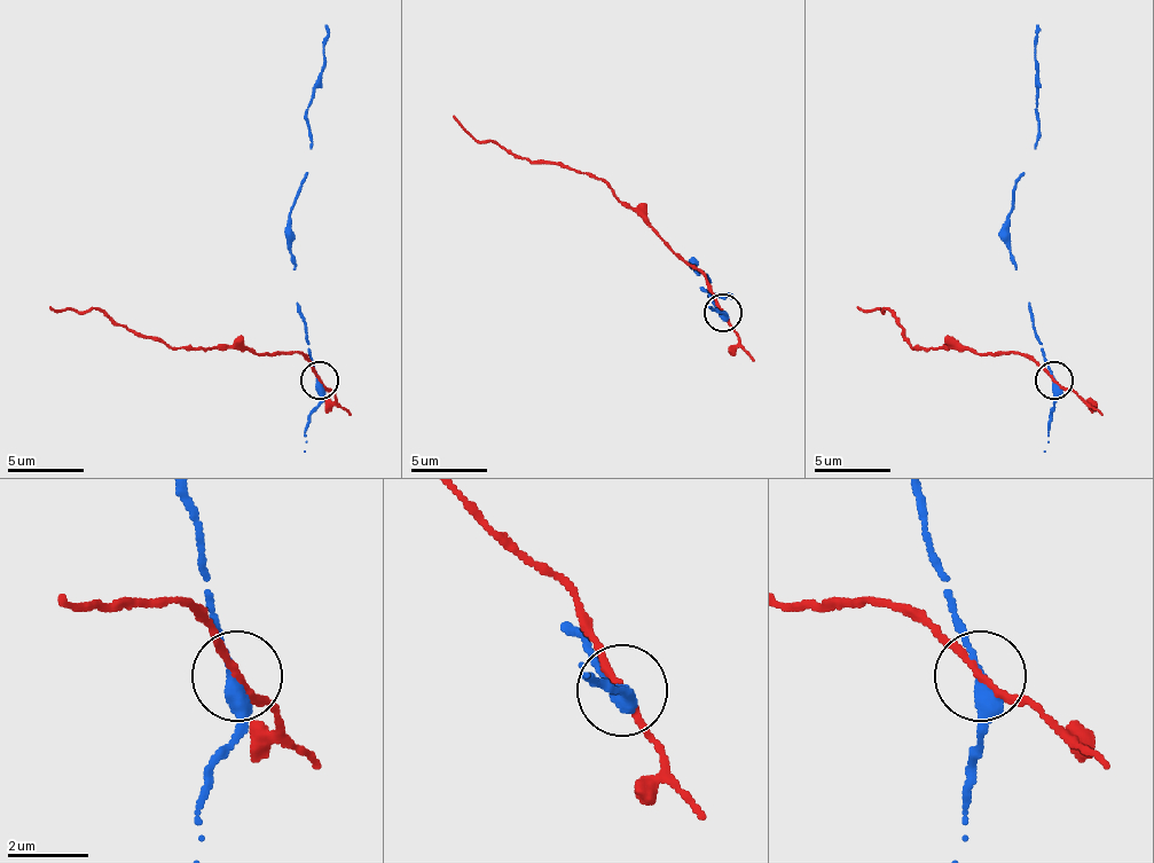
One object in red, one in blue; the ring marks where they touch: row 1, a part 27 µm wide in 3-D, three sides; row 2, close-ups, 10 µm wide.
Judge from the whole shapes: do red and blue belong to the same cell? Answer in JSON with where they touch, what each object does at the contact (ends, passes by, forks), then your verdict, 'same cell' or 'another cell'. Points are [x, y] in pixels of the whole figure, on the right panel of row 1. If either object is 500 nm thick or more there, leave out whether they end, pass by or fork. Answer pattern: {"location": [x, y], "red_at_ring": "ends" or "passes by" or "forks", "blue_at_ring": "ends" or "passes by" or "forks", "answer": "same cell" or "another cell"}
{"location": [1054, 381], "red_at_ring": "passes by", "blue_at_ring": "passes by", "answer": "another cell"}

